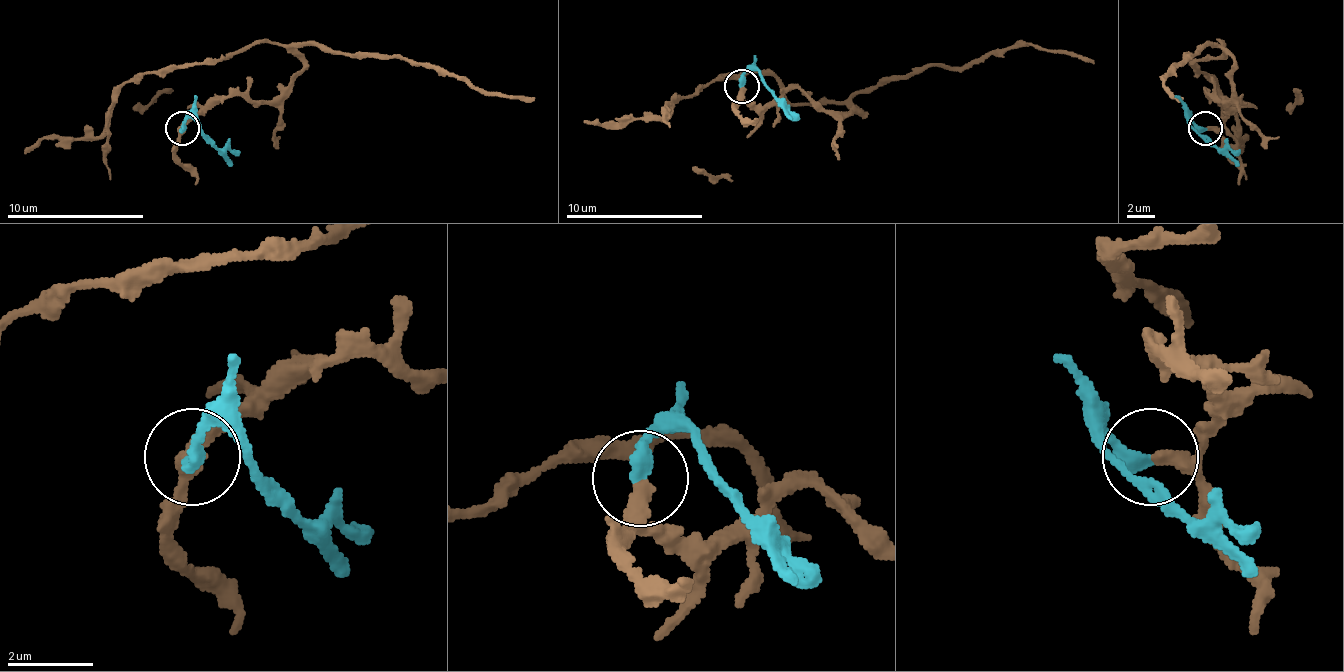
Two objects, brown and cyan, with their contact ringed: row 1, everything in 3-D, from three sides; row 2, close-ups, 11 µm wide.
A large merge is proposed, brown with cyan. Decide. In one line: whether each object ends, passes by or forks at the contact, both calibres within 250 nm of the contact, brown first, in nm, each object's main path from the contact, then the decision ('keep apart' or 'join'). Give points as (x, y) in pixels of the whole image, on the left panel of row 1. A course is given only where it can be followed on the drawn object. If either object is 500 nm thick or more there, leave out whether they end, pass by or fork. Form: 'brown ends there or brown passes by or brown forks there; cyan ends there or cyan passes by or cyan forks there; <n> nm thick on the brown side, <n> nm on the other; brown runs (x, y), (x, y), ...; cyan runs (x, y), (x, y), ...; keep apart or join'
brown passes by; cyan ends there; 260 nm thick on the brown side, 300 nm on the other; brown runs (181, 129), (236, 94), (270, 101), (301, 63), (250, 43), (161, 67), (119, 91), (99, 136), (23, 153); cyan runs (181, 129), (188, 118), (195, 122), (233, 166); join

